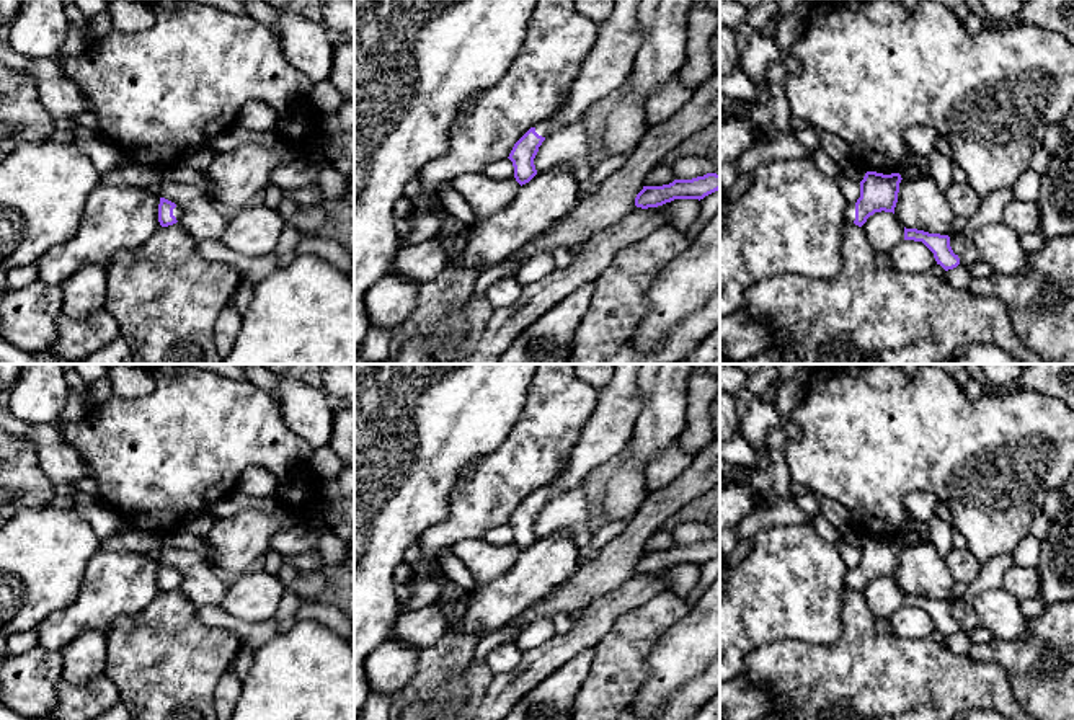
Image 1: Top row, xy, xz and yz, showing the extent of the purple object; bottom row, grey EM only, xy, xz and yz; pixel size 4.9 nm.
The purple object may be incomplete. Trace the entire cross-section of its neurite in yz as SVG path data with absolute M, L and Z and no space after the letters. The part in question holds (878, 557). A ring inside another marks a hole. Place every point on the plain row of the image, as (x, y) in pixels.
M867 537L860 547L860 563L855 568L847 568L845 584L862 593L875 578L893 578L898 568L899 539L883 540Z

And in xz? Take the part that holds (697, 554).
M707 539L692 545L674 545L663 552L643 552L635 563L641 575L658 573L674 565L703 565L720 555L720 540Z

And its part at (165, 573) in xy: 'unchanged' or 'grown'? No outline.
grown

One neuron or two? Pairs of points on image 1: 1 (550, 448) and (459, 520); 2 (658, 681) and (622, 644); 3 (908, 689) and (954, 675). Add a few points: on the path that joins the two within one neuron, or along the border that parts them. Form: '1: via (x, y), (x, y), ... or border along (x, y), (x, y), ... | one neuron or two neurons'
1: via (528, 459), (482, 498) | one neuron
2: border along (663, 635), (648, 655), (647, 678), (630, 701) | two neurons
3: via (919, 688), (942, 686) | one neuron

